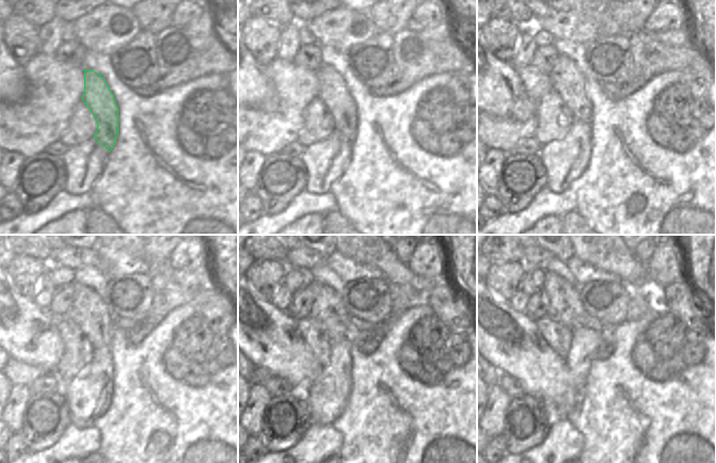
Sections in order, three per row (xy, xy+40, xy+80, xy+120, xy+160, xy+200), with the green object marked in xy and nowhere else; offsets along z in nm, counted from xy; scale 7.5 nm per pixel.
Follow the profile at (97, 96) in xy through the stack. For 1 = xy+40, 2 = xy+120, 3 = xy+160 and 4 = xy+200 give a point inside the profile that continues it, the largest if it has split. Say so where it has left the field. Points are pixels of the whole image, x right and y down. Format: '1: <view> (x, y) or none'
1: xy+40 (333, 92)
2: xy+120 (89, 312)
3: xy+160 (329, 312)
4: xy+200 (566, 306)

